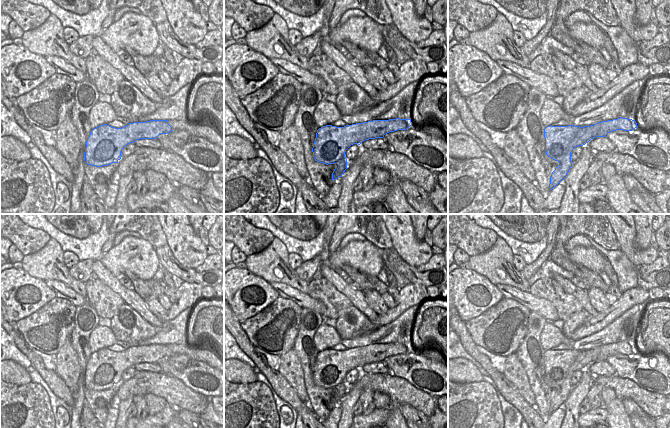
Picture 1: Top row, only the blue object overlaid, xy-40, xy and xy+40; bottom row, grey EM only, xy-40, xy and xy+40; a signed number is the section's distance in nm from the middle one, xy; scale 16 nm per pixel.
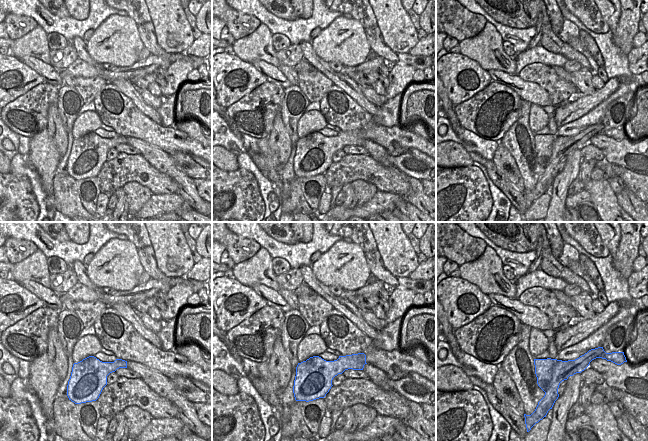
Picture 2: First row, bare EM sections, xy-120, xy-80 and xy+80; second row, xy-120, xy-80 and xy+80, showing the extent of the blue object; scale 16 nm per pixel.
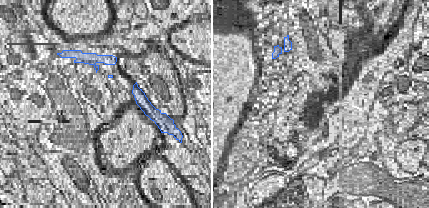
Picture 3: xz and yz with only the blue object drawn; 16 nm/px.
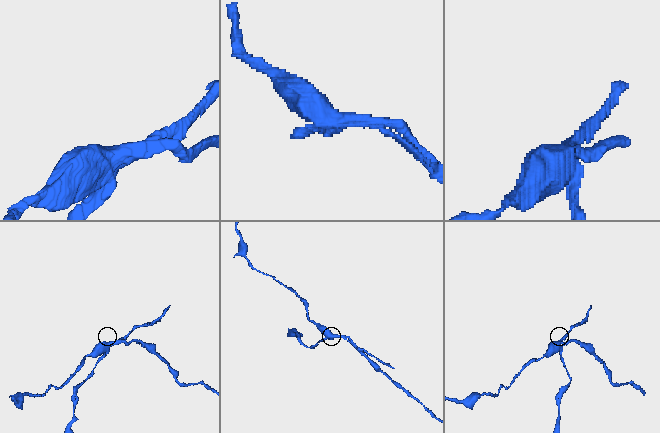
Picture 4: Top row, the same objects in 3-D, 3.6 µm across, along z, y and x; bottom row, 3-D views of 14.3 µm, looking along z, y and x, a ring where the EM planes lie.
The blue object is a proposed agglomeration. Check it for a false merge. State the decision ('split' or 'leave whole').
split

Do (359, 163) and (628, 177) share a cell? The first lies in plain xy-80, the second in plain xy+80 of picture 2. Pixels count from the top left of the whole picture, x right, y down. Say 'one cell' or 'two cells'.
one cell

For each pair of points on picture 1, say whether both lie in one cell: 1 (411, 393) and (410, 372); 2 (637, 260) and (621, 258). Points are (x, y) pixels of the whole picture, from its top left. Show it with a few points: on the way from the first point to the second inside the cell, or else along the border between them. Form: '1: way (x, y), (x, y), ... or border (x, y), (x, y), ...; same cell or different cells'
1: border (390, 373), (406, 379), (415, 387), (432, 395); different cells
2: border (619, 249), (635, 265), (639, 266); different cells

